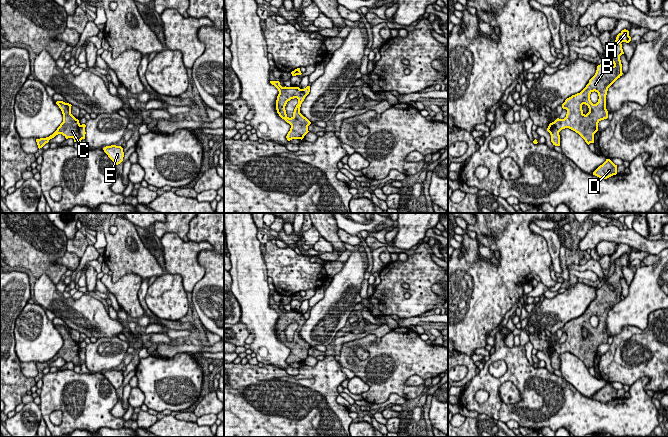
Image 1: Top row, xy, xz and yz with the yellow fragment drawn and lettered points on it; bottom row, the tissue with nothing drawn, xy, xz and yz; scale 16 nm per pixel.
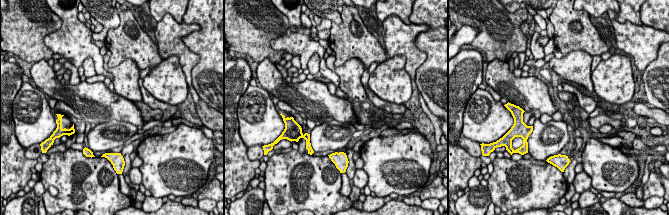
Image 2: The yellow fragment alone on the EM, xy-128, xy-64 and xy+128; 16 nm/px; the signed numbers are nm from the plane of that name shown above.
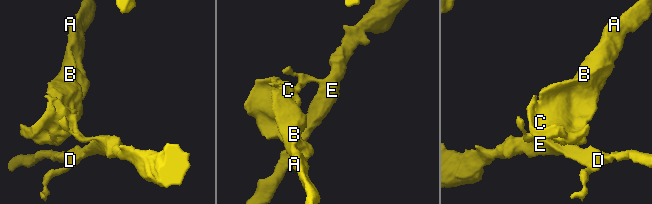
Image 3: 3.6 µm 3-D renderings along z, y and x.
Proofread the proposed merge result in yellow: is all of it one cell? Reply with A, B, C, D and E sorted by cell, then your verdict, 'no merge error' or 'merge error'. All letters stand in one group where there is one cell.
A B C / D E | merge error

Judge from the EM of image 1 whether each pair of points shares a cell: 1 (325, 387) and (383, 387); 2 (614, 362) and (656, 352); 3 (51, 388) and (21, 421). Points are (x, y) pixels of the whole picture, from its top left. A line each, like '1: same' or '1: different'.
1: different
2: same
3: different

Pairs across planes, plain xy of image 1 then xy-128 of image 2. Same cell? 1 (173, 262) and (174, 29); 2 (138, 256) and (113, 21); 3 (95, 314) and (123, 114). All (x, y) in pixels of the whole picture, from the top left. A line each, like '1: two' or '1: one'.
1: one
2: two
3: one

